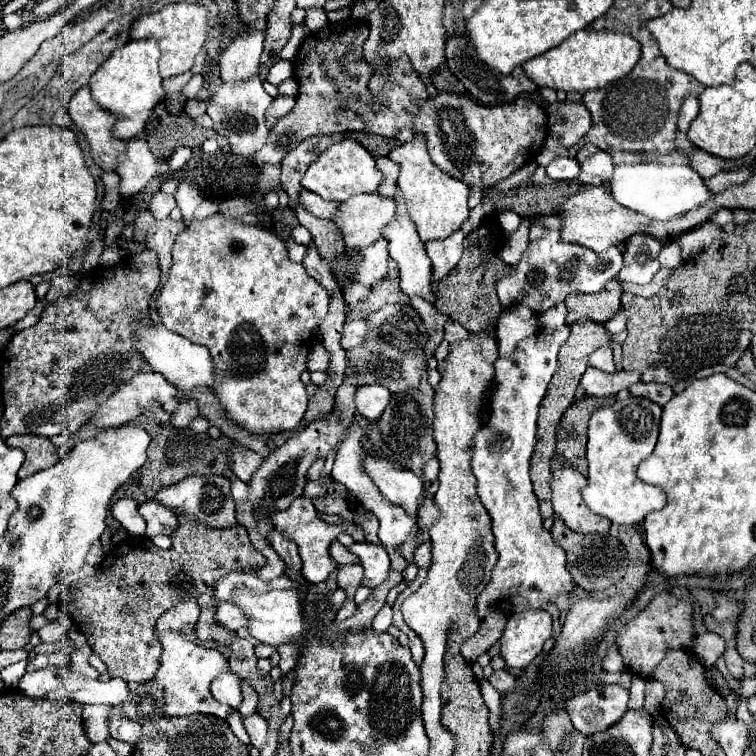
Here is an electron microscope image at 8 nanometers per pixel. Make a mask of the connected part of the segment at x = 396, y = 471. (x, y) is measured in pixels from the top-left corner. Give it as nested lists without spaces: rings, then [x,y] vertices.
[[[372,455],[364,457],[364,467],[384,499],[388,499],[392,505],[404,507],[408,515],[418,517],[418,507],[424,501],[424,481],[418,475]]]

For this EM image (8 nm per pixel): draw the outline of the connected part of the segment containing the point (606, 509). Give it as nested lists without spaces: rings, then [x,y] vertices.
[[[628,397],[612,407],[596,409],[588,423],[588,477],[582,489],[584,503],[598,515],[618,525],[638,525],[648,513],[660,511],[666,503],[662,489],[642,483],[636,477],[638,465],[652,455],[662,409],[646,397]]]

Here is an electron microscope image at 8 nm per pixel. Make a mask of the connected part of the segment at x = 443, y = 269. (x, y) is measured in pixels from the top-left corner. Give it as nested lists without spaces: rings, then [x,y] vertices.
[[[456,231],[442,241],[426,243],[426,253],[432,259],[432,281],[440,281],[456,267],[456,263],[462,257],[462,241],[464,233]]]

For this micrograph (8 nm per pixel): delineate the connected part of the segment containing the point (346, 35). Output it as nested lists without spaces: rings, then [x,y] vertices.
[[[354,17],[340,23],[328,23],[324,29],[304,37],[294,59],[294,77],[298,81],[296,105],[270,129],[268,143],[254,157],[256,165],[280,163],[280,159],[284,159],[296,143],[312,135],[362,131],[398,139],[402,143],[414,137],[412,119],[418,113],[416,103],[428,99],[426,85],[418,79],[410,59],[400,57],[388,69],[386,85],[378,93],[372,93],[368,89],[368,81],[374,75],[374,69],[362,53],[366,39],[368,23]]]

